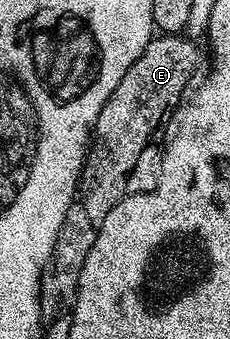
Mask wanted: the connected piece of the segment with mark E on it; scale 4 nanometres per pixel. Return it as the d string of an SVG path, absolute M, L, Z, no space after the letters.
M156 35L144 53L122 75L122 83L114 87L112 98L102 107L92 131L84 170L80 173L78 203L86 207L86 215L100 222L129 192L128 180L152 137L152 132L179 110L192 81L192 72L200 65L200 49L187 35Z

